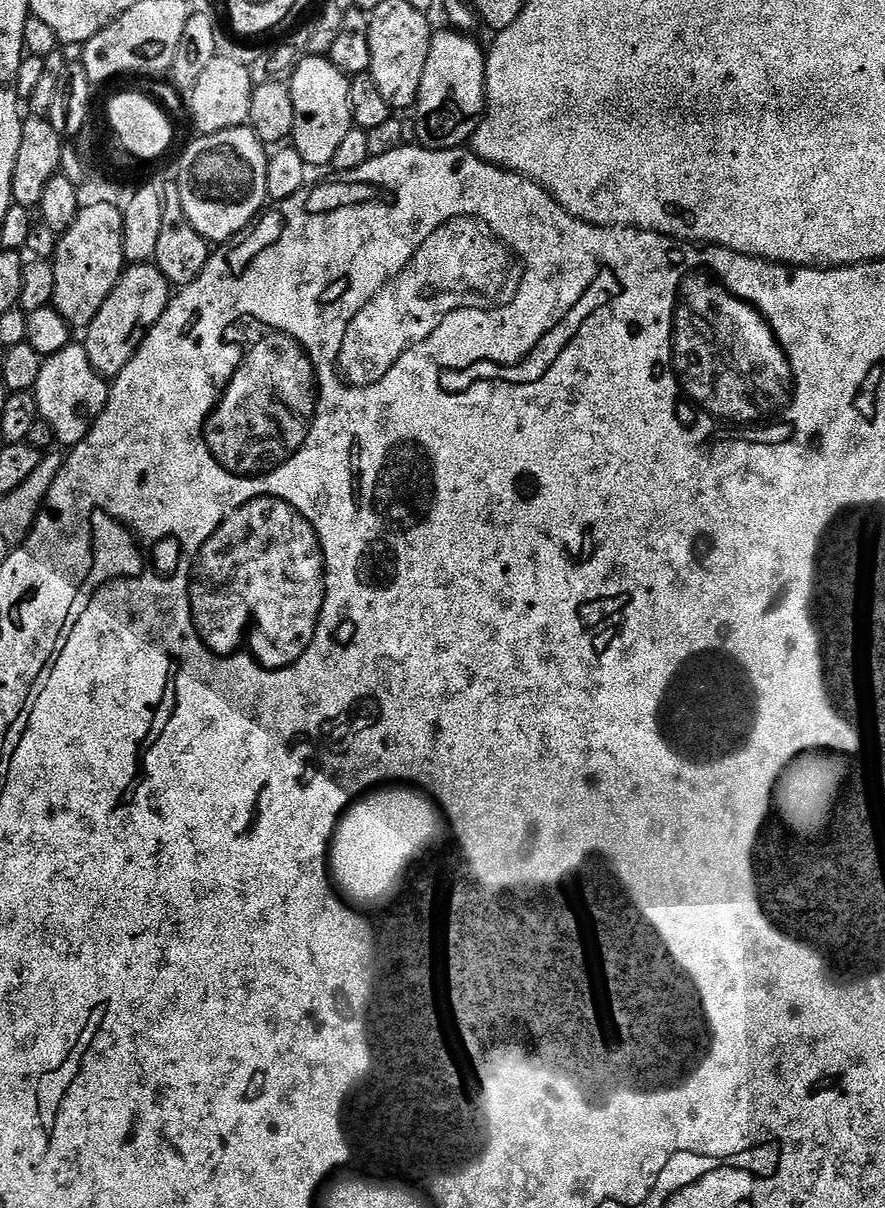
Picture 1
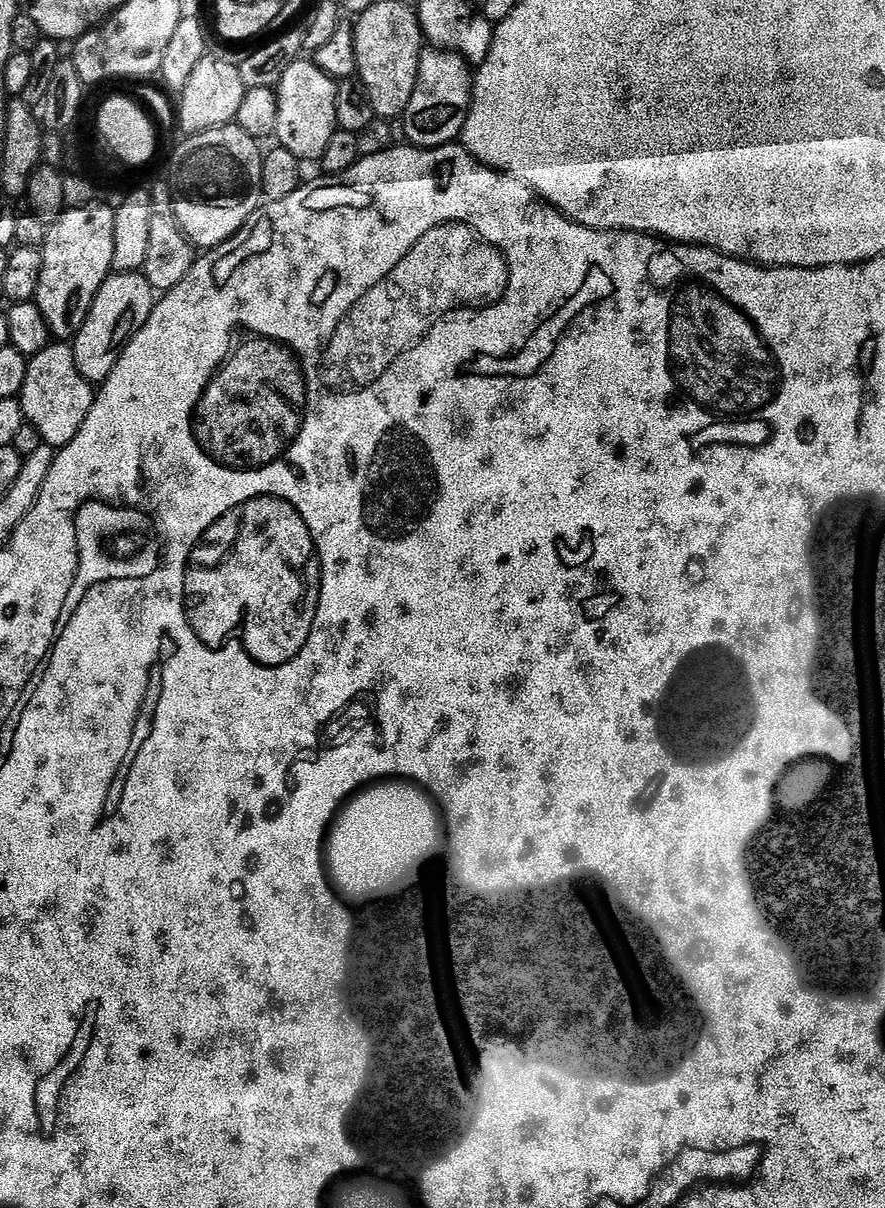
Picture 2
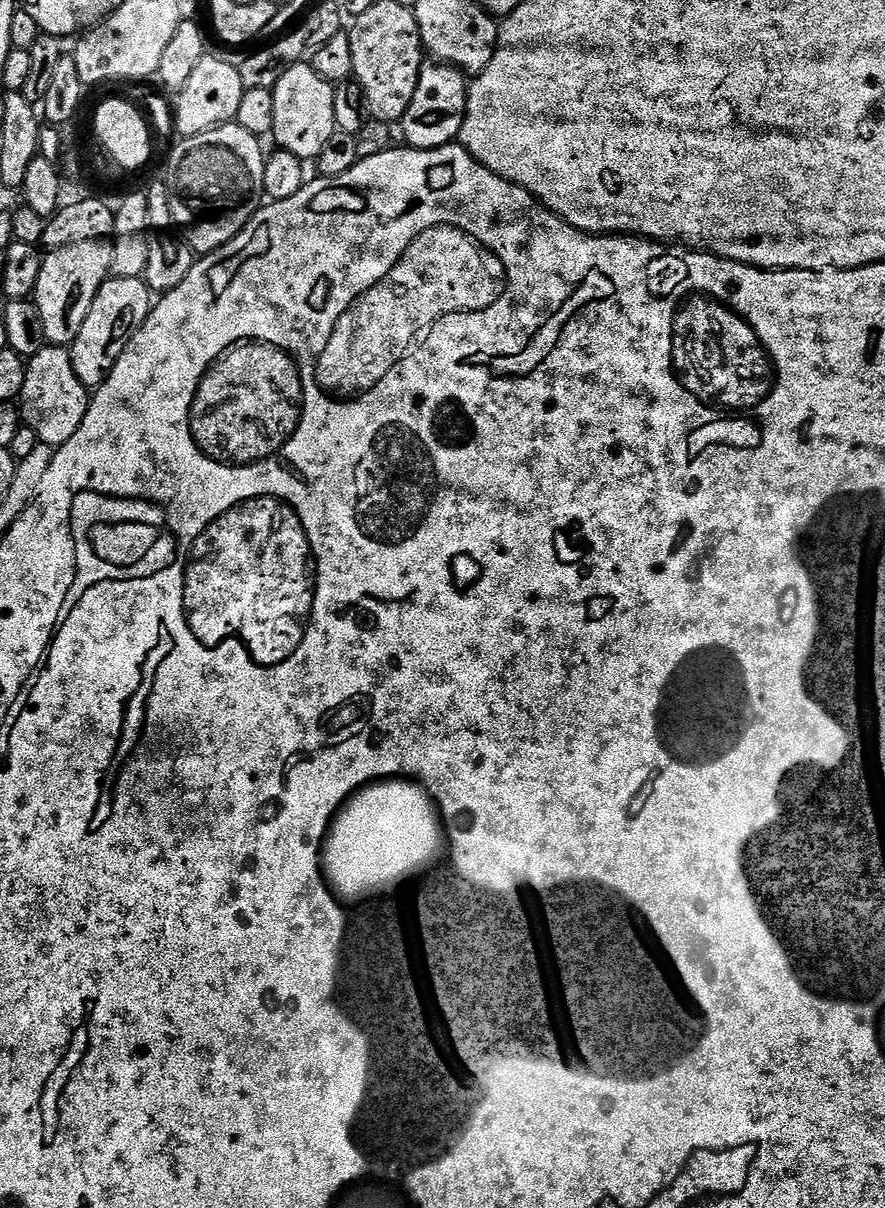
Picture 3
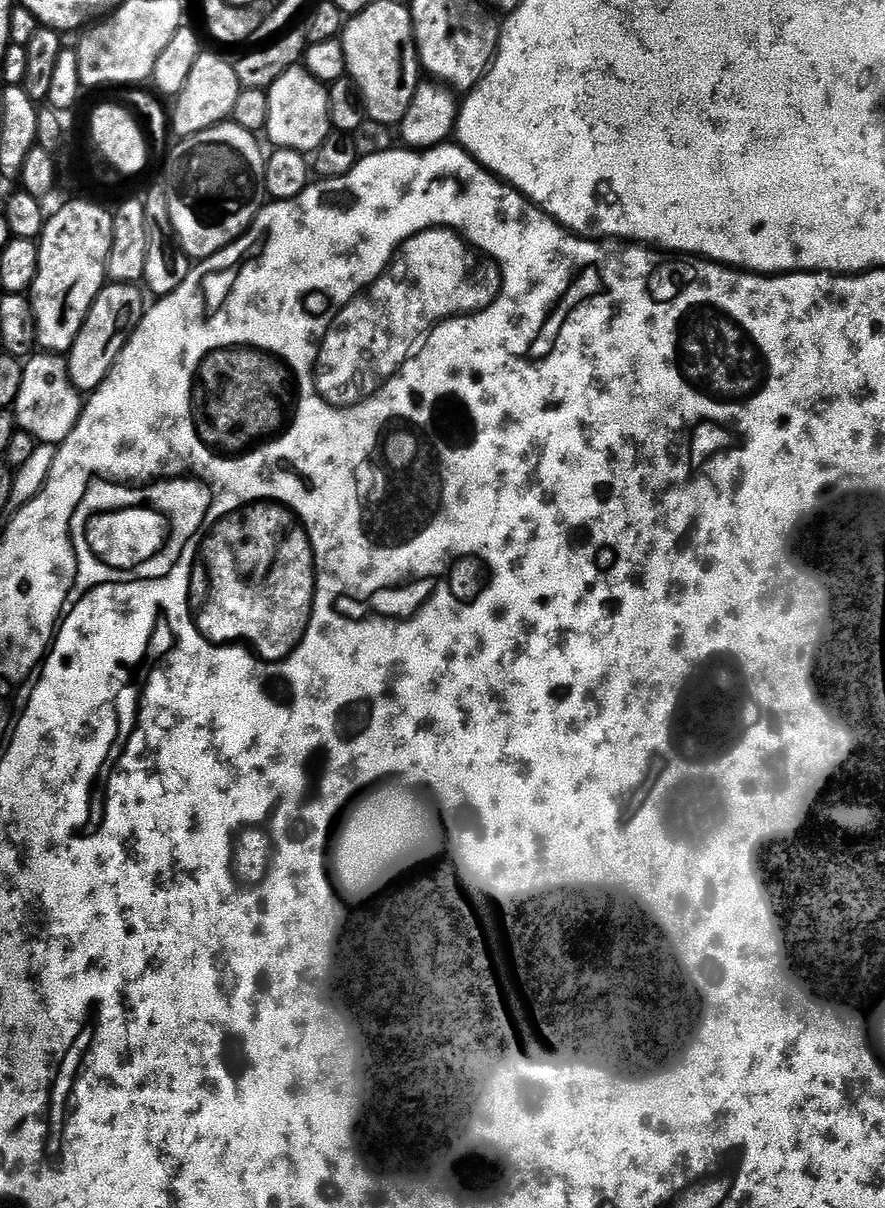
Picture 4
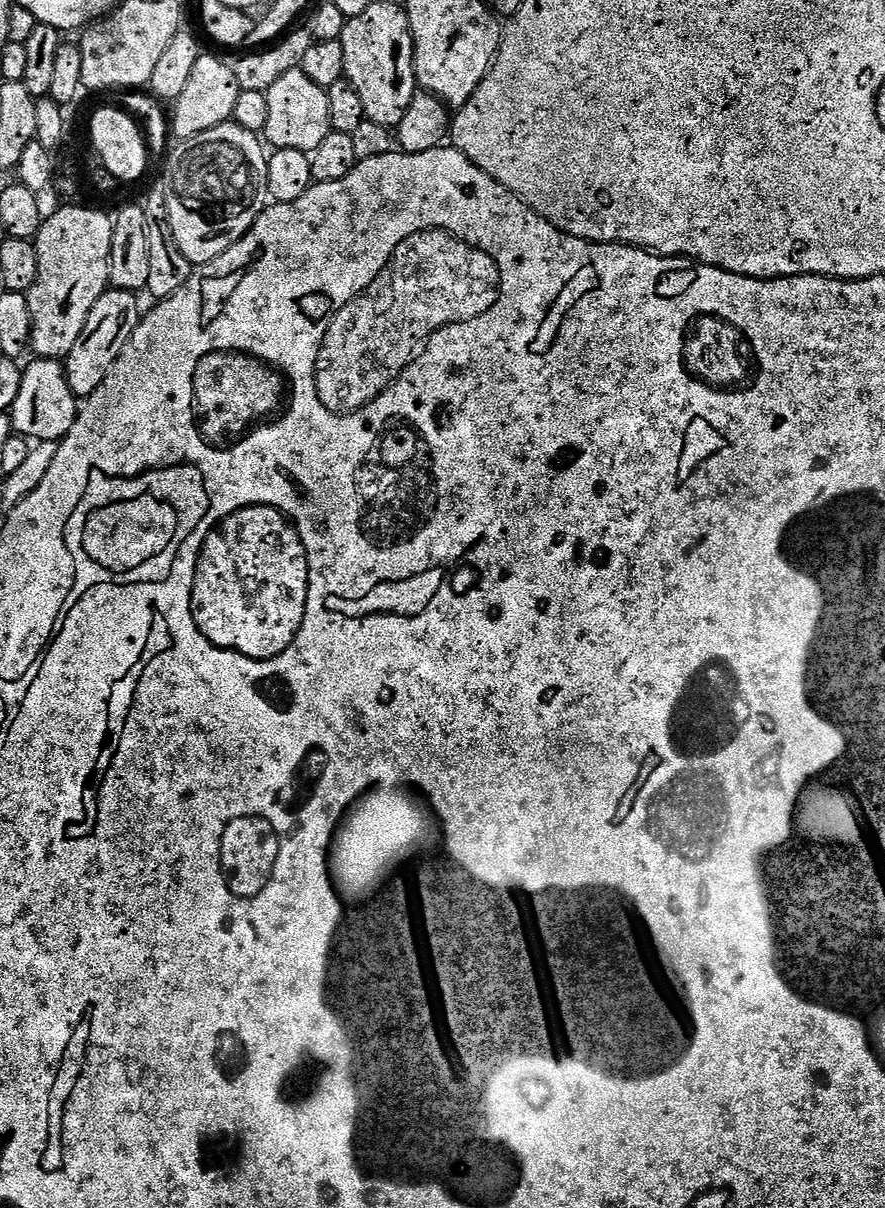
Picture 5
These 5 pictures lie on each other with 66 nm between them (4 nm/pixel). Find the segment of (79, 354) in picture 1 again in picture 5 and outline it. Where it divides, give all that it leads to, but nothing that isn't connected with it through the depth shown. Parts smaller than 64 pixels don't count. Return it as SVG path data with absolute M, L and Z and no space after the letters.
M36 358L32 365L24 368L22 389L19 390L18 399L11 410L12 428L17 435L31 438L36 442L46 440L61 441L74 426L78 415L78 398L70 390L68 375L64 373L64 365L56 358Z

